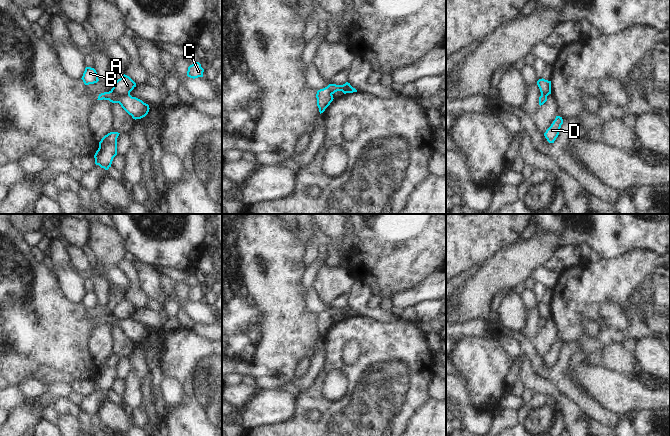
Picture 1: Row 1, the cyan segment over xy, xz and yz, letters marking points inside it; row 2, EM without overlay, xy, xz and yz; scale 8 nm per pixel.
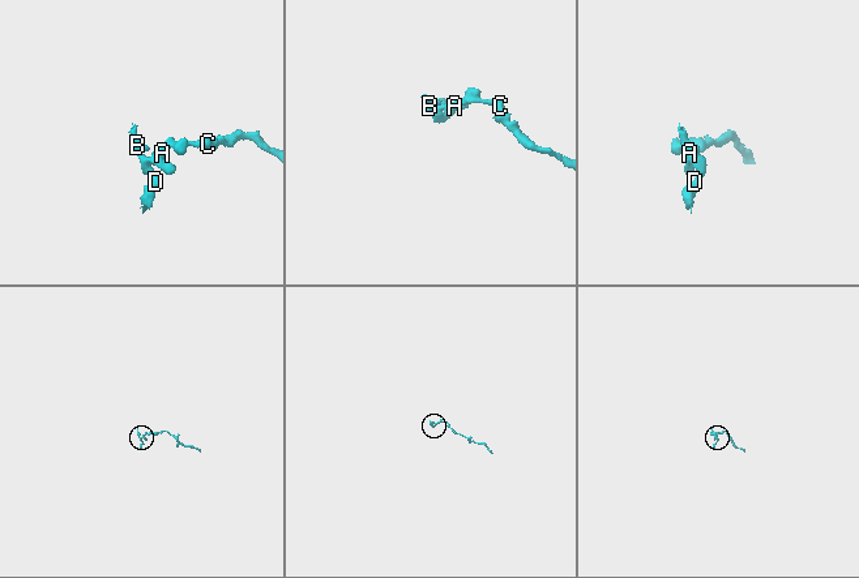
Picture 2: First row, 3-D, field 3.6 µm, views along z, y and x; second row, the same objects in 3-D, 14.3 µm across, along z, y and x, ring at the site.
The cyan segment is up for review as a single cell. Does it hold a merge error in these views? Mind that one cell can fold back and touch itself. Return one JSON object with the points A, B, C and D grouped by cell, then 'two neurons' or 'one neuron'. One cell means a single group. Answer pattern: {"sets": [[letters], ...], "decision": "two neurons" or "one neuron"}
{"sets": [["A", "C"], ["B", "D"]], "decision": "two neurons"}

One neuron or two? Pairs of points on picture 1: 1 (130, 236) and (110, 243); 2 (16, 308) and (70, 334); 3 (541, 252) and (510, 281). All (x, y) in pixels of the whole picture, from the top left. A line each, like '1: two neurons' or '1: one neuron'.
1: two neurons
2: one neuron
3: one neuron

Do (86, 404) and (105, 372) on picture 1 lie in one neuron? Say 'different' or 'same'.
same

